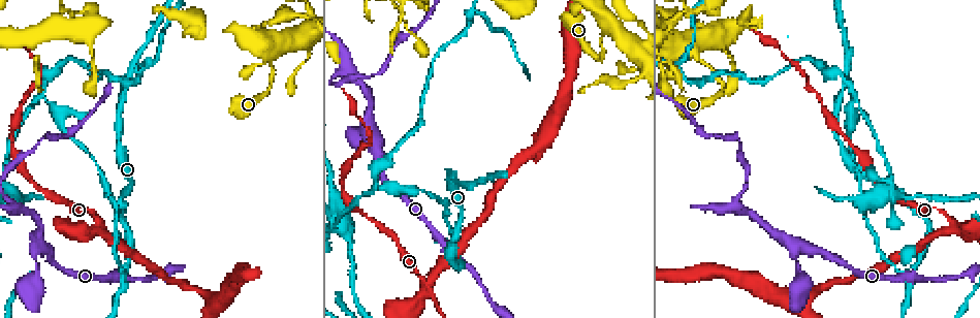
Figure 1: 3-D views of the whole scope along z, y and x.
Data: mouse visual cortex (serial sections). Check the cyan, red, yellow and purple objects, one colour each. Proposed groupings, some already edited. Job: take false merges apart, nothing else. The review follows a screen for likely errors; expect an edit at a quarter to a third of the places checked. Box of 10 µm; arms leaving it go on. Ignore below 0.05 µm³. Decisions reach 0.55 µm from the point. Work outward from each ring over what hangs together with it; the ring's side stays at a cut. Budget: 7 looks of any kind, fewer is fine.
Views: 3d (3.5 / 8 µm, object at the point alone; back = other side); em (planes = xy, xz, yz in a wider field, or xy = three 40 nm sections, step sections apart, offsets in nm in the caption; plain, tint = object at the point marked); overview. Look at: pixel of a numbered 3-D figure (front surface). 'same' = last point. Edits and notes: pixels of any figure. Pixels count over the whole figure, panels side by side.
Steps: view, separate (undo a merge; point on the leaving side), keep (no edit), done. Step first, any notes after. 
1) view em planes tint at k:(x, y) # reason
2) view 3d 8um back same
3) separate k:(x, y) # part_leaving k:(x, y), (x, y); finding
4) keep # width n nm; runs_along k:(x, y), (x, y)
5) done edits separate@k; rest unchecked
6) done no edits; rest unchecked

view 3d 3.5um at 1:(125, 273) # three-way junction

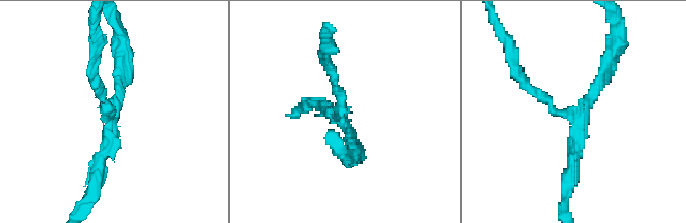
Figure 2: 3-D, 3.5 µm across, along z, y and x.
view em xy step 1 tint at 2:(343, 122) # arms 3; arm_widths 150, 150, 200 nm

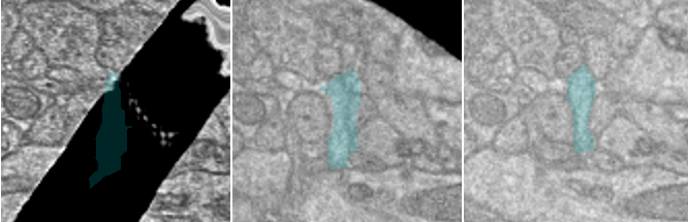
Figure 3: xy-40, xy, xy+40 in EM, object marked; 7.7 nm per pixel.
view em xy step 2 tint same # another direction

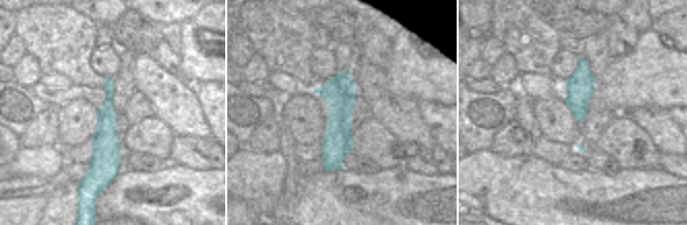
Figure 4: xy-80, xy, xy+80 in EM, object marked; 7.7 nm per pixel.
keep # runs_along 2:(610, 55), (581, 119), (555, 113), (530, 90); one cell here

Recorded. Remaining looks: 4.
view 3d 3.5um at 1:(37, 245) # two arms in line, one across

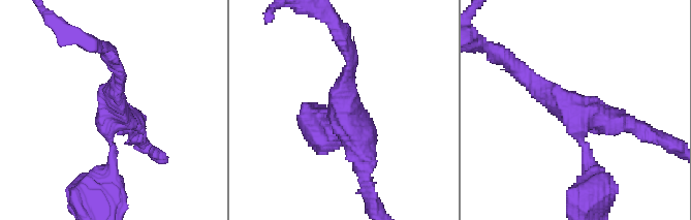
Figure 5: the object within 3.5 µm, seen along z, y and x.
view em xy step 5 tint at 5:(345, 118) # arms 3; arm_widths 200, 250, 250 nm

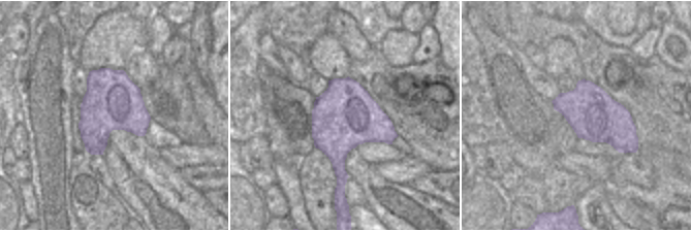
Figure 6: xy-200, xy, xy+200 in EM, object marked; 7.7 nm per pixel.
keep # runs_along 5:(641, 129), (577, 114), (525, 79); one cell here

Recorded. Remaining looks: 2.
view 3d 3.5um at 1:(953, 226) # four-way junction

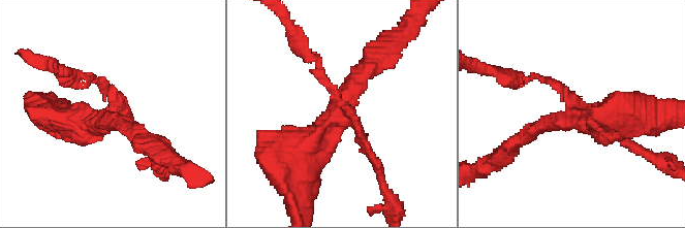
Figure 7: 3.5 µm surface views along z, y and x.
view em xy step 1 tint at 7:(341, 109) # arms 4; arm_widths 100, 150, 200, 400 nm

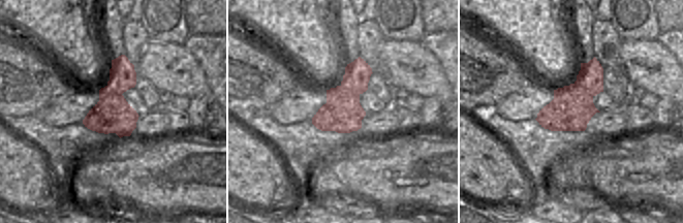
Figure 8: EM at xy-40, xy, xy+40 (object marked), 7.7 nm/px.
separate 7:(80, 109) # border 8:(575, 83), (593, 95); two cells meet here

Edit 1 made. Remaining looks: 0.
done edits separate@7; rest unchecked

